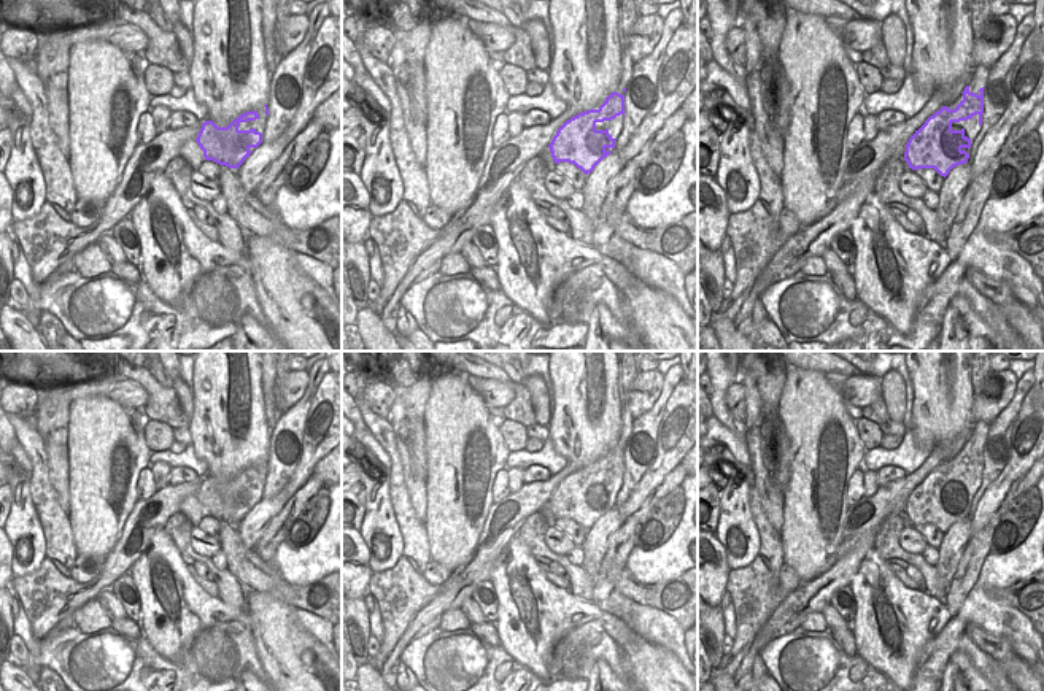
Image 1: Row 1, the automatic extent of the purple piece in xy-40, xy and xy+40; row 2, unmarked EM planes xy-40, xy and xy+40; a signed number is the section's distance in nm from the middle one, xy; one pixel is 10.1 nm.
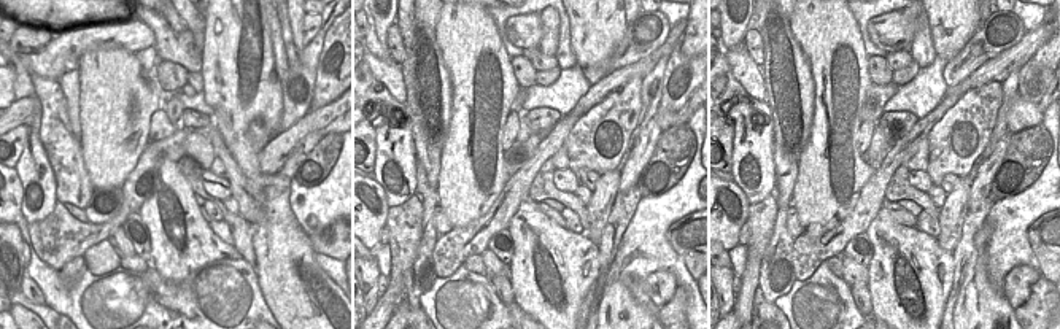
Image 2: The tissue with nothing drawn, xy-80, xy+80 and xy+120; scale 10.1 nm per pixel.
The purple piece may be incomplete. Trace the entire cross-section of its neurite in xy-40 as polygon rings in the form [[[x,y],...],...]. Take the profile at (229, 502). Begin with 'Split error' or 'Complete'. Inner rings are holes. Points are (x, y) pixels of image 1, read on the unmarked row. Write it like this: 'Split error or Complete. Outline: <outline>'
Complete. Outline: [[[246,467],[234,475],[227,483],[218,483],[213,477],[205,477],[195,494],[203,507],[205,516],[213,516],[229,524],[238,524],[246,513],[262,499],[262,489],[256,484],[240,486],[242,478],[259,475],[257,467]]]

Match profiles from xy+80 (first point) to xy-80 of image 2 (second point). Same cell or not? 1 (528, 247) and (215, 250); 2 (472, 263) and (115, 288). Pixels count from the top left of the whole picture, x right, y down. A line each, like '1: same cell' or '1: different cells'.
1: same cell
2: different cells

